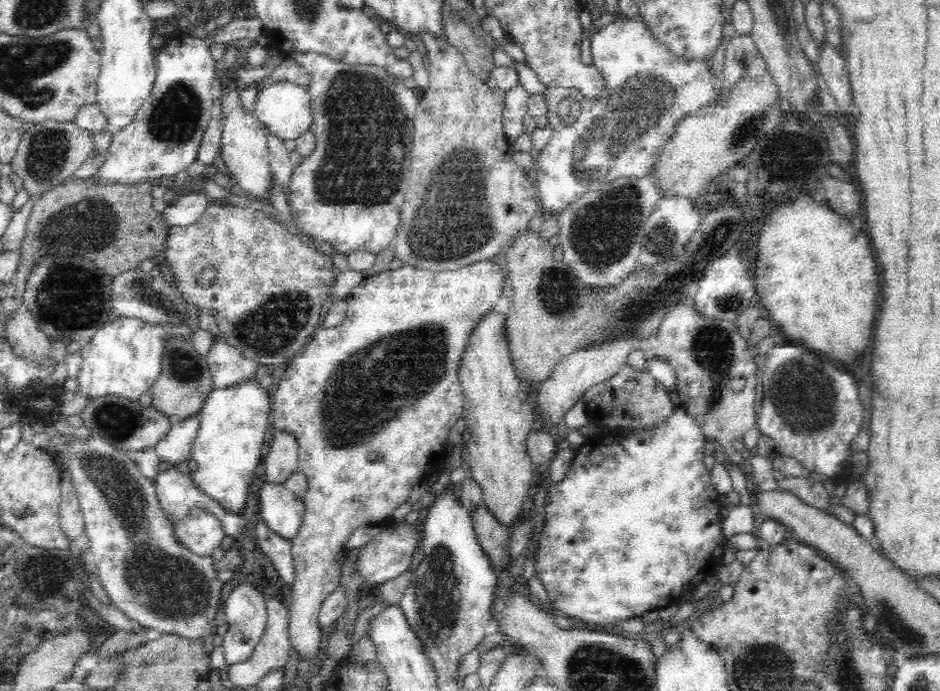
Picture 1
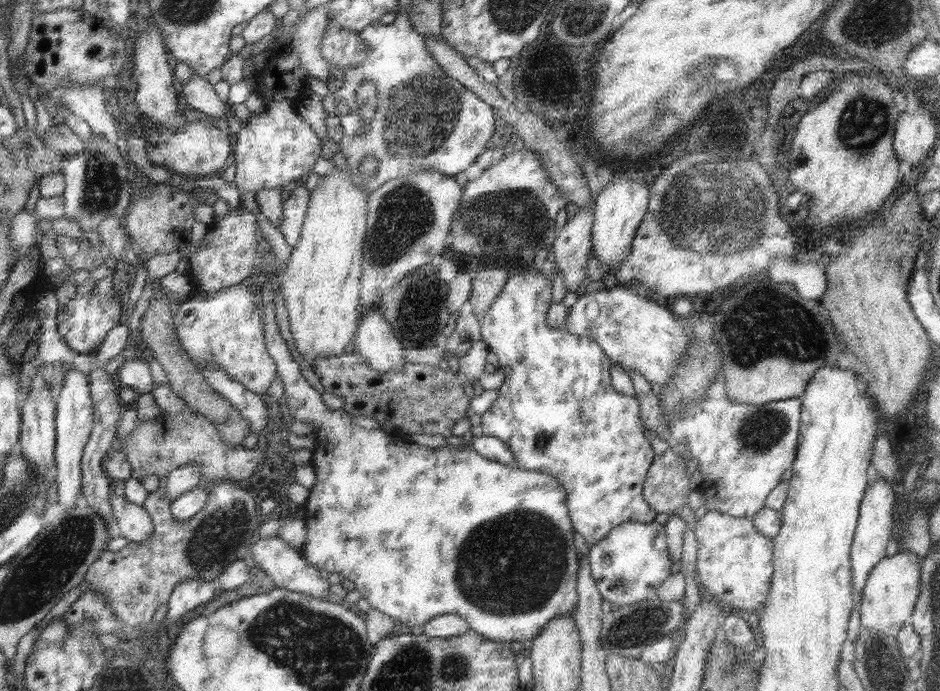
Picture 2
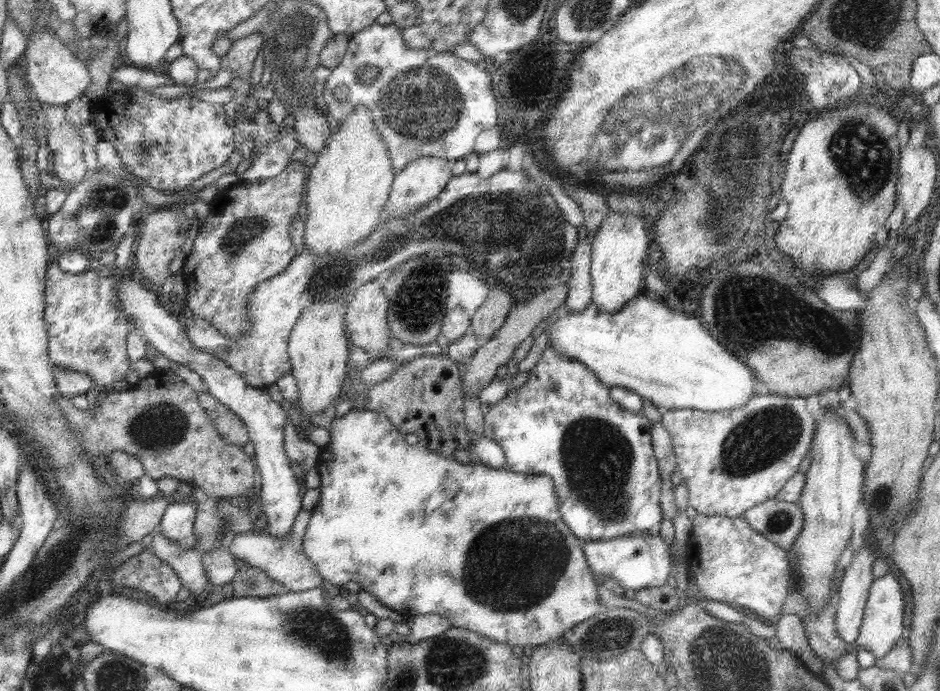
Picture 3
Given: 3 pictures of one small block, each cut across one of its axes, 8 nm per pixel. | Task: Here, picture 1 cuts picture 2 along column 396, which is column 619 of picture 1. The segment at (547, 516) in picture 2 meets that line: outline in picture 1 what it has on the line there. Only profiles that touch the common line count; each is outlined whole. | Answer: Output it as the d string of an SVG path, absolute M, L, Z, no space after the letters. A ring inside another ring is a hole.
M676 406L674 414L650 428L640 428L640 430L630 430L630 436L624 434L610 434L610 436L600 436L596 446L586 446L576 452L576 460L572 462L572 470L562 478L562 482L554 484L546 496L544 504L544 528L540 536L536 538L536 576L542 580L548 592L548 604L554 608L556 614L564 614L570 620L582 620L588 624L596 626L614 626L630 618L642 618L646 612L652 610L664 610L670 606L676 606L682 602L682 598L698 588L708 576L718 574L720 566L724 564L724 552L726 552L726 538L722 534L722 504L720 504L720 494L712 486L712 472L706 470L702 458L706 456L704 452L704 442L706 436L702 434L700 426L696 424L696 418L692 418L684 408Z

